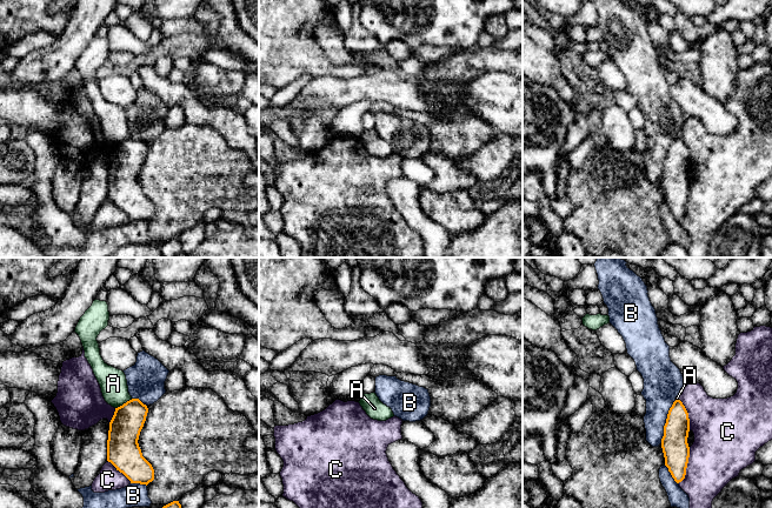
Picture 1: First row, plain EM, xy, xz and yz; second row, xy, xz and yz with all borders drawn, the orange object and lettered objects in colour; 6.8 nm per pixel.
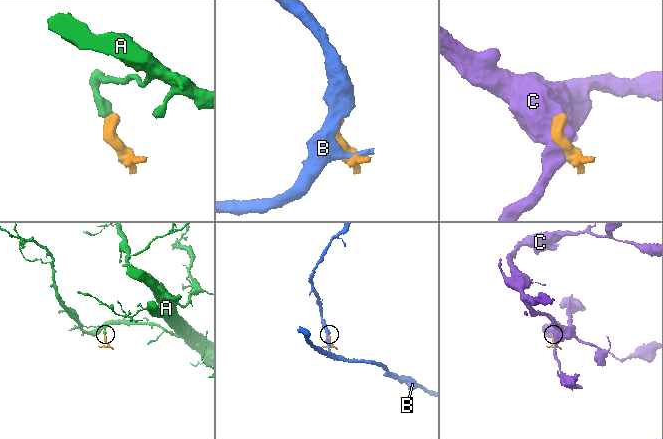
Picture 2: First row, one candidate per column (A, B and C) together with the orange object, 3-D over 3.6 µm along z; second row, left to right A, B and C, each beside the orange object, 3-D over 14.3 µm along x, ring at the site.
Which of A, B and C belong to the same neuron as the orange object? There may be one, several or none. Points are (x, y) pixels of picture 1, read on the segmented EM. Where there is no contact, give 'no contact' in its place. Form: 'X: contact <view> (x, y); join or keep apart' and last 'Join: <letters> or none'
A: contact xy (124, 403); keep apart
B: contact yz (666, 421); keep apart
C: contact yz (686, 466); keep apart
Join: none

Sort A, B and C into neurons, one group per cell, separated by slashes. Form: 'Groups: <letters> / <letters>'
Groups: A / B / C

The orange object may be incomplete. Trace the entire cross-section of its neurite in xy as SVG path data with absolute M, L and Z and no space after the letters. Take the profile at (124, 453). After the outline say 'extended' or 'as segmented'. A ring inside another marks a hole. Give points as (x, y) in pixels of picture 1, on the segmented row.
M132 399L115 408L107 440L107 461L131 483L146 486L154 480L154 469L142 456L138 440L147 413L147 406L139 399Z | as segmented

